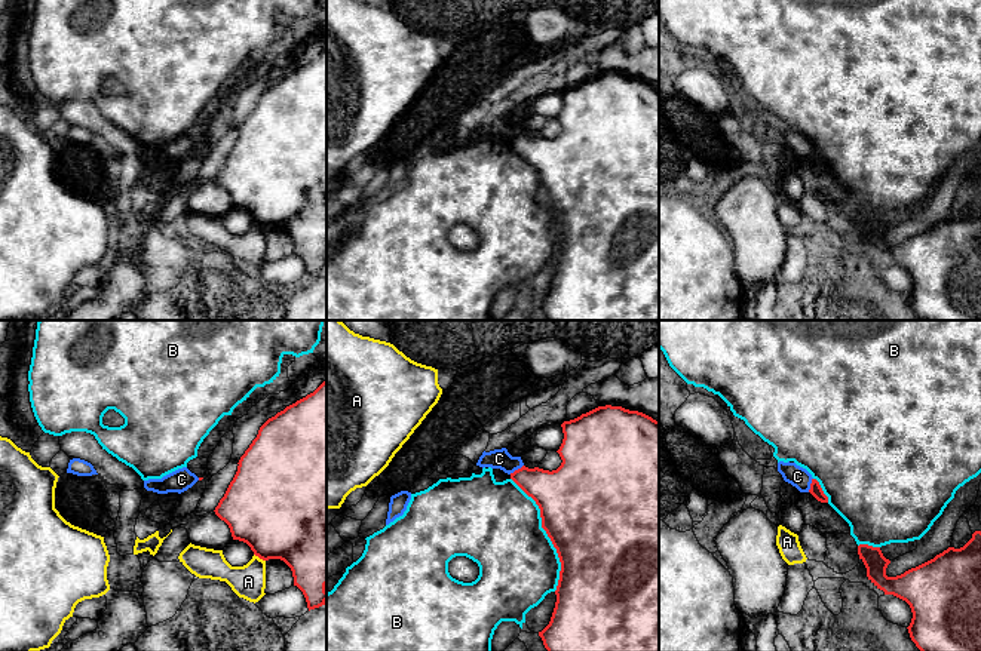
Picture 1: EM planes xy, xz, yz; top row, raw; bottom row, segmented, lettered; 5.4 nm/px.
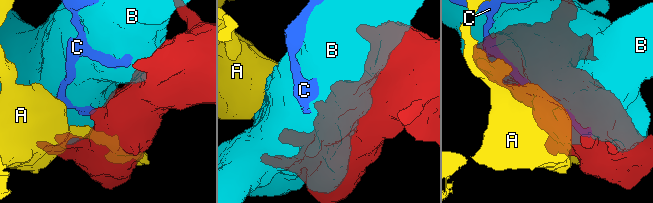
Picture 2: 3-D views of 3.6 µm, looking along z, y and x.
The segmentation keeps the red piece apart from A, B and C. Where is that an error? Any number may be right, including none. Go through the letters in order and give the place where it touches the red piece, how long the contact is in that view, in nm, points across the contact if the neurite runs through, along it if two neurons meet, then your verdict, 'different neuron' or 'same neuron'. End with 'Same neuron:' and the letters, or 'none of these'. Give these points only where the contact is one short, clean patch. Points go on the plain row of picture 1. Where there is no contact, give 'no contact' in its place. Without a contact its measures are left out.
A: contact xy (260, 226); length 80 nm; different neuron
B: contact xz (546, 200); length 650 nm; different neuron
C: contact xz (515, 138); length 90 nm; border xz (523, 132), (509, 141); different neuron
Same neuron: none of these

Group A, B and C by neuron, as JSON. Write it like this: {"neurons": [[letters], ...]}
{"neurons": [["A"], ["B"], ["C"]]}

